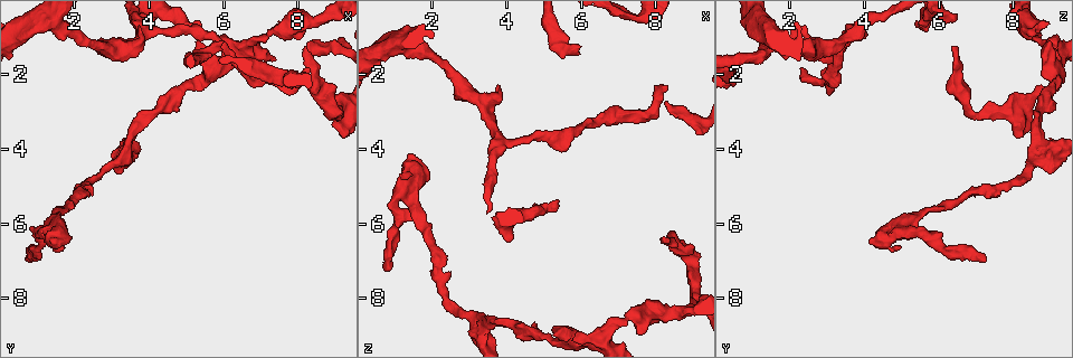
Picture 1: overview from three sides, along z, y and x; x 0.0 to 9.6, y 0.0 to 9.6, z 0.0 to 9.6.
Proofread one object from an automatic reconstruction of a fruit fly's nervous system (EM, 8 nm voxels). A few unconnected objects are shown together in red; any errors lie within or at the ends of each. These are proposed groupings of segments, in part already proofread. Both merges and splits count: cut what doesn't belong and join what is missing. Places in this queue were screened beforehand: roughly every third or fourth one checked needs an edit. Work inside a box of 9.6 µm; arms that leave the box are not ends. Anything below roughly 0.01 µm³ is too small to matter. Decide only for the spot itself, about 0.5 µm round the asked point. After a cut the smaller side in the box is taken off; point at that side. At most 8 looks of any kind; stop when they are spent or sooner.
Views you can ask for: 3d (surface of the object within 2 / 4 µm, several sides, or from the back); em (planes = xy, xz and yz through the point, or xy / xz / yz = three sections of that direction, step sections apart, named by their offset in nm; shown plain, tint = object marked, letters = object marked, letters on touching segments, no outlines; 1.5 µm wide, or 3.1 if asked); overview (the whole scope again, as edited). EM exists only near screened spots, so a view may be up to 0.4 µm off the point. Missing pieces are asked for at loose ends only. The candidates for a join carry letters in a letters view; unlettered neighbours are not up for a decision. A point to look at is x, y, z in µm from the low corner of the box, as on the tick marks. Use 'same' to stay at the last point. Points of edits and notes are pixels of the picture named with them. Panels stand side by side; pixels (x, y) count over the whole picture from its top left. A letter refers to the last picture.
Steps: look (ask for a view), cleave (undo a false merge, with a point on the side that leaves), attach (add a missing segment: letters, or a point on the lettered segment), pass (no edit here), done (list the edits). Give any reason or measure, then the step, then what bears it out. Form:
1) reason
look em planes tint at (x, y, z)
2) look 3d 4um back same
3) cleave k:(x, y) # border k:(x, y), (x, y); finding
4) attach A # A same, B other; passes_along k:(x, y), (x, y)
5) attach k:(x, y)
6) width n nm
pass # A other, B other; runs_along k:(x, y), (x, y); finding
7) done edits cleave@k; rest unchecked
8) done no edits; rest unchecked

thick end
look 3d 2um at (7.60, 0.60, 8.95)

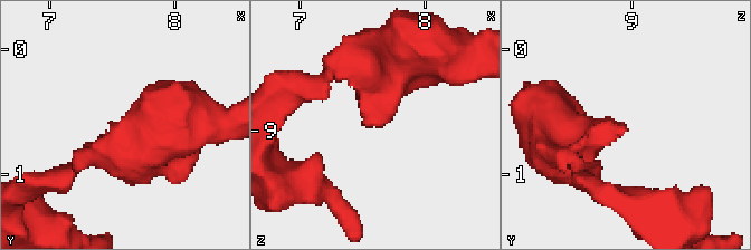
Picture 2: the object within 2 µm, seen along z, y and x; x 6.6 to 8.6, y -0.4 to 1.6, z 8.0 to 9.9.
shape alone is not enough
look em xz step 4 tint at (7.56, 0.60, 8.96)

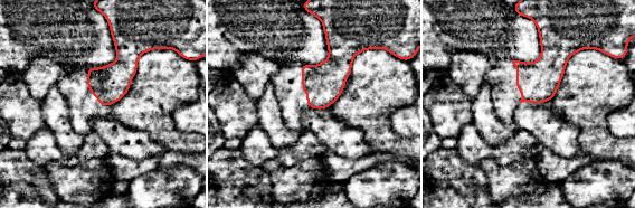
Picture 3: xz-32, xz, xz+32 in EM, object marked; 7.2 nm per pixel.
another direction
look em xy step 4 letters same

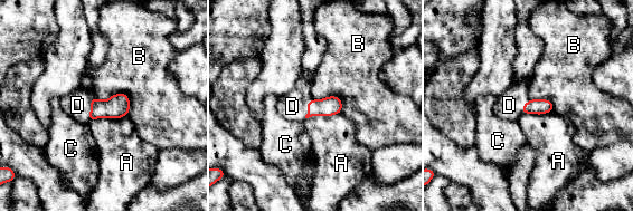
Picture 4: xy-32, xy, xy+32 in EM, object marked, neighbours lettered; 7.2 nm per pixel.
attach D # A other, B other, C other, D same; passes_along 4:(116, 106), (91, 109), (77, 105); it goes on there

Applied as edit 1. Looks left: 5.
look overview

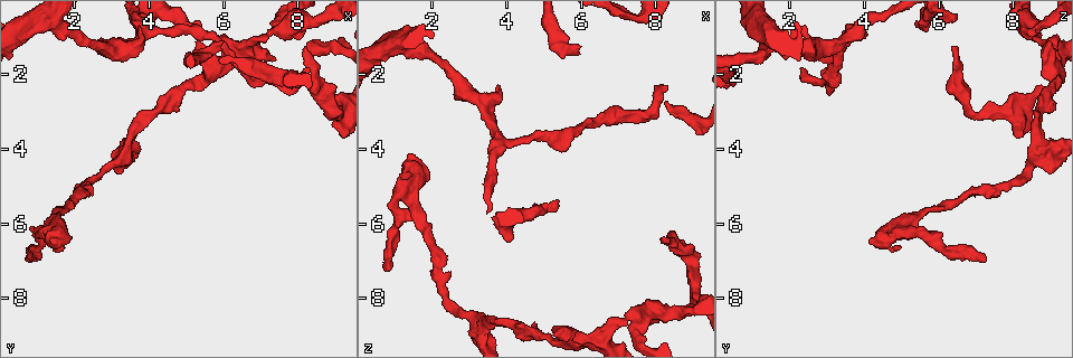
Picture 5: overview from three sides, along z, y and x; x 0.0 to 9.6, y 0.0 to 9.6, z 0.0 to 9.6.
free end
look 3d 2um at (3.75, 0.65, 2.40)

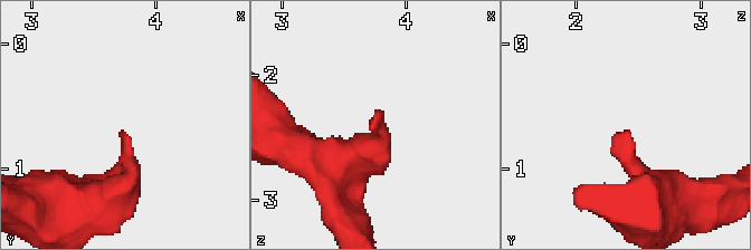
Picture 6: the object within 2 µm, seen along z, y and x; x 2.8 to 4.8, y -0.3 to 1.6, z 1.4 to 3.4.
look em xy step 4 tint at (3.72, 0.70, 2.44)

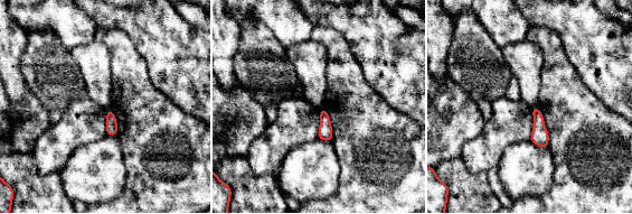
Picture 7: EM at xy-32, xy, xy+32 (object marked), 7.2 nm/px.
look em planes letters same

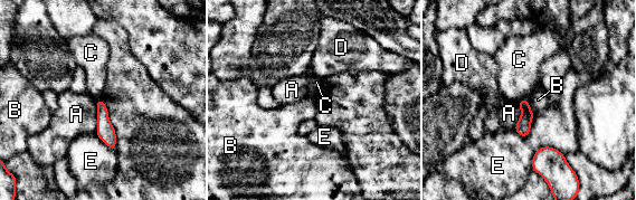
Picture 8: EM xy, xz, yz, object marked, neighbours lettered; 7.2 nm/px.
longest_contact E 260 nm
pass # A other, B other, C other, D other, E other; no lettered segment goes on from it

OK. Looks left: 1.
branch stops here
look em yz step 4 letters at (5.95, 1.10, 1.25)

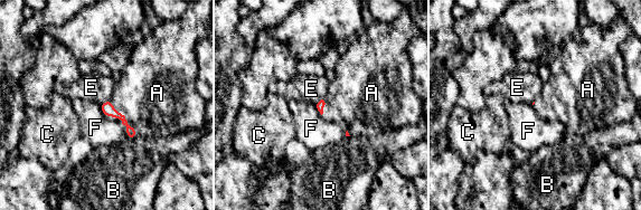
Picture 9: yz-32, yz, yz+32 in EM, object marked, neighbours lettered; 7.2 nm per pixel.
longest_contact A 340 nm
attach A # A same, B other, C other, E other, F other; passes_along 9:(106, 107), (124, 117), (151, 95); the neuron continues

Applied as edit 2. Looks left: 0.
done edits attach@4, attach@9; rest unchecked

